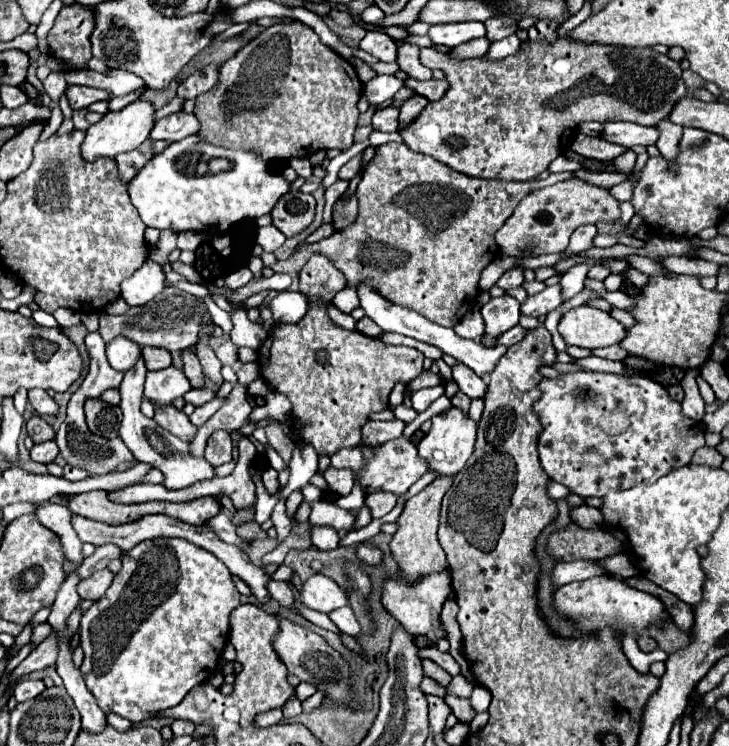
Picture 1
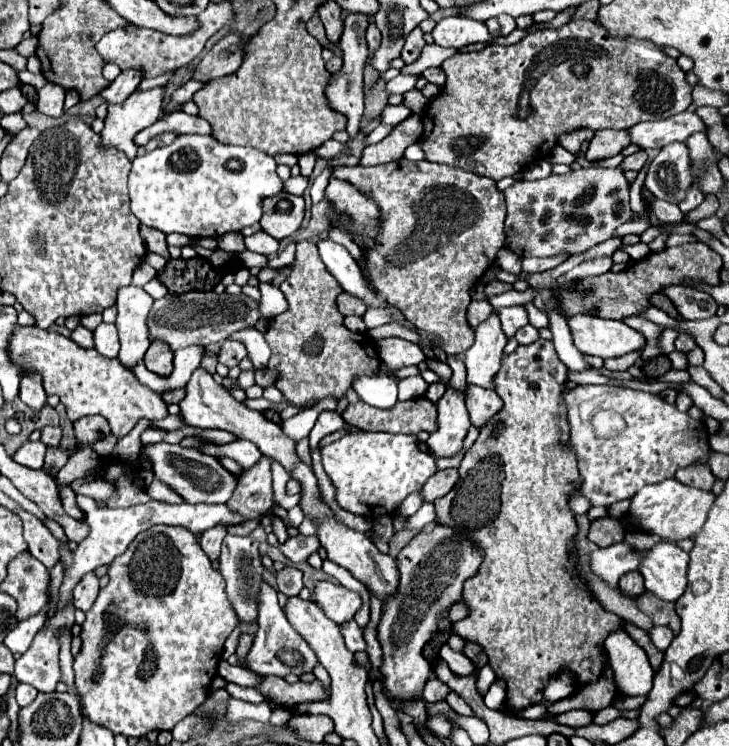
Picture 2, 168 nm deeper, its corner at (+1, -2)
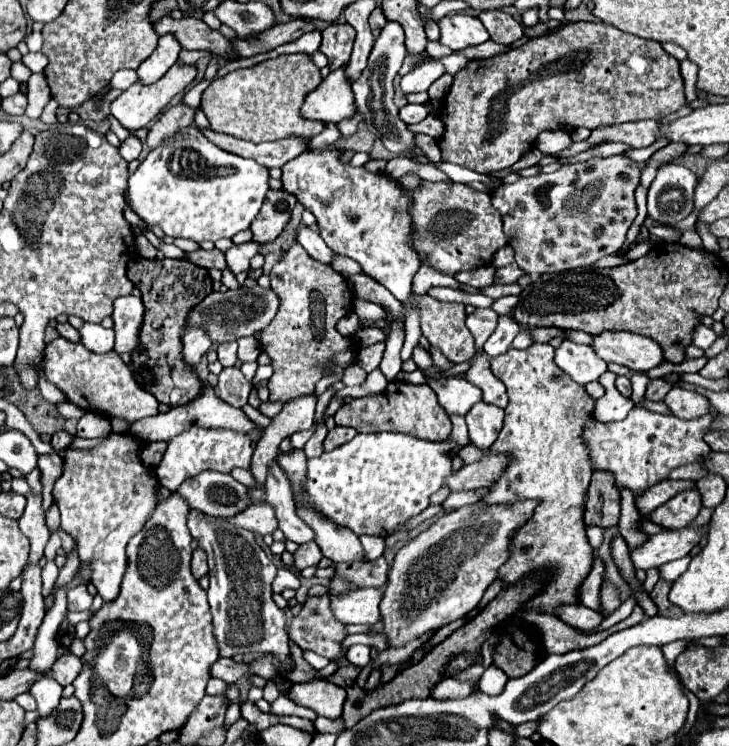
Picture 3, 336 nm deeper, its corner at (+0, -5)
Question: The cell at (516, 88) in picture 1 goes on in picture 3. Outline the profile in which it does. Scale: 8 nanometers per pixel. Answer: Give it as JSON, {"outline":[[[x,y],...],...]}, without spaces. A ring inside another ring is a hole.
{"outline":[[[579,21],[579,23],[567,23],[561,29],[557,29],[551,35],[543,35],[543,37],[533,37],[529,39],[525,45],[511,49],[509,53],[503,55],[495,55],[491,59],[477,59],[477,61],[469,61],[469,65],[465,69],[461,69],[455,79],[453,85],[449,89],[449,95],[443,101],[441,107],[441,121],[445,123],[445,135],[439,143],[441,147],[441,155],[445,161],[467,167],[471,171],[477,173],[495,173],[501,169],[511,167],[525,151],[529,151],[537,139],[537,135],[541,131],[549,131],[549,129],[563,129],[563,131],[573,131],[577,127],[587,127],[587,129],[595,129],[595,127],[603,127],[603,125],[615,125],[615,123],[625,123],[625,121],[639,121],[639,119],[663,119],[669,113],[675,113],[677,109],[681,109],[685,105],[685,93],[683,93],[683,79],[679,73],[679,61],[675,57],[671,57],[669,53],[665,53],[665,49],[661,47],[661,43],[657,41],[649,41],[649,39],[641,39],[629,33],[623,33],[617,27],[611,27],[607,23],[587,23],[587,21]]]}

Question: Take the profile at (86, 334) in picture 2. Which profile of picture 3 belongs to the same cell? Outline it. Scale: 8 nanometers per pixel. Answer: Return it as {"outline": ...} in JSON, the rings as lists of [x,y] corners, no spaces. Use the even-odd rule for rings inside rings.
{"outline":[[[57,323],[55,329],[57,329],[57,333],[59,333],[61,337],[65,337],[65,339],[69,339],[69,341],[73,341],[73,343],[79,341],[79,333],[77,333],[77,329],[73,329],[69,323]]]}

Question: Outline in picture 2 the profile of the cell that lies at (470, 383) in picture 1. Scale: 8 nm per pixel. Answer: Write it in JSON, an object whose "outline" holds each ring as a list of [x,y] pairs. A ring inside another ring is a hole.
{"outline":[[[468,386],[466,388],[466,406],[470,412],[472,424],[482,428],[484,422],[502,408],[502,400],[498,398],[498,394],[494,390]]]}

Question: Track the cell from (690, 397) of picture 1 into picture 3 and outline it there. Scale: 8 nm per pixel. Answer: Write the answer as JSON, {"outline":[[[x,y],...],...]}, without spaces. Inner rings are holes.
{"outline":[[[673,387],[663,399],[663,403],[675,417],[681,419],[695,419],[709,413],[709,401],[703,395],[683,387]]]}

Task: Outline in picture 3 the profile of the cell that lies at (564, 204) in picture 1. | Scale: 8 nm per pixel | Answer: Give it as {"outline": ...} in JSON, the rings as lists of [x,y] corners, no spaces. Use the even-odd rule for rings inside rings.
{"outline":[[[627,155],[613,157],[595,157],[585,163],[561,165],[555,173],[541,173],[529,179],[517,179],[515,183],[503,183],[491,193],[493,207],[503,217],[503,231],[507,235],[507,243],[515,249],[515,263],[525,273],[561,273],[577,267],[589,267],[605,255],[617,253],[623,243],[627,229],[637,217],[635,205],[635,189],[639,187],[639,163],[629,159]],[[601,183],[599,193],[595,193],[595,185]],[[565,201],[565,207],[563,207]]]}

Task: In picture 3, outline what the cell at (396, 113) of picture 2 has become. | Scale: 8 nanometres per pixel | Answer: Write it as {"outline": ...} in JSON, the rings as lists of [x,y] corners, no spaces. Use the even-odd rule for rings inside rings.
{"outline":[[[405,105],[401,111],[399,111],[399,115],[401,115],[401,119],[405,121],[405,123],[419,123],[419,121],[423,121],[427,115],[429,115],[429,109],[425,107],[425,105]]]}

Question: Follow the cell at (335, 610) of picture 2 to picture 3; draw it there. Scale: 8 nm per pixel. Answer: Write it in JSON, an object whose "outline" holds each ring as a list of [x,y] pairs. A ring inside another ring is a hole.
{"outline":[[[361,589],[347,595],[337,595],[331,599],[331,609],[335,617],[345,623],[377,623],[379,621],[379,601],[383,599],[383,589]]]}

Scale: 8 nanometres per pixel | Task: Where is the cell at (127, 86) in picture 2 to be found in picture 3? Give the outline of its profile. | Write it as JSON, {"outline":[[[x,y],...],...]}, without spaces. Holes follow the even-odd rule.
{"outline":[[[171,33],[161,35],[155,53],[151,53],[151,57],[147,57],[147,61],[143,61],[143,65],[139,65],[137,69],[139,81],[147,83],[147,85],[159,81],[167,73],[167,69],[177,61],[181,49],[183,47],[175,39],[175,35],[171,35]]]}

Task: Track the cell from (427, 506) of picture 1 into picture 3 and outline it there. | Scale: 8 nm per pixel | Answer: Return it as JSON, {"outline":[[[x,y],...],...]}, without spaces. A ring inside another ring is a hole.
{"outline":[[[495,453],[491,457],[483,457],[477,463],[465,465],[463,469],[455,471],[451,477],[447,477],[445,485],[451,487],[451,491],[469,491],[477,487],[489,487],[491,481],[497,481],[503,475],[503,469],[507,469],[507,457],[503,453]]]}

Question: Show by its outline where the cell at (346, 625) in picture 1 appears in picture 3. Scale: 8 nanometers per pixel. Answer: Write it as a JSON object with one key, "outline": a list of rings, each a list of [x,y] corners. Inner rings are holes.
{"outline":[[[353,645],[347,649],[347,661],[355,667],[365,667],[371,661],[371,649],[365,645]]]}

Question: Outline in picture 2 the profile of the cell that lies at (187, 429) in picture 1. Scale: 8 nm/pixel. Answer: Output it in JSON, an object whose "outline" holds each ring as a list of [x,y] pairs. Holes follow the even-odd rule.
{"outline":[[[16,324],[10,336],[8,354],[20,374],[26,374],[26,370],[42,374],[46,394],[60,396],[60,402],[66,406],[68,418],[72,422],[82,416],[100,414],[110,422],[112,434],[122,438],[136,426],[140,418],[164,420],[168,416],[168,406],[162,402],[162,396],[142,386],[138,378],[116,358],[104,358],[94,348],[80,348],[74,340],[58,332]]]}

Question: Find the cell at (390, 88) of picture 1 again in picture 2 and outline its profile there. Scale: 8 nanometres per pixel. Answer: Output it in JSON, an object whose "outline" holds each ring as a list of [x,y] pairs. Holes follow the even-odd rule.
{"outline":[[[396,76],[390,82],[386,82],[386,92],[388,94],[404,94],[416,86],[416,76]]]}

